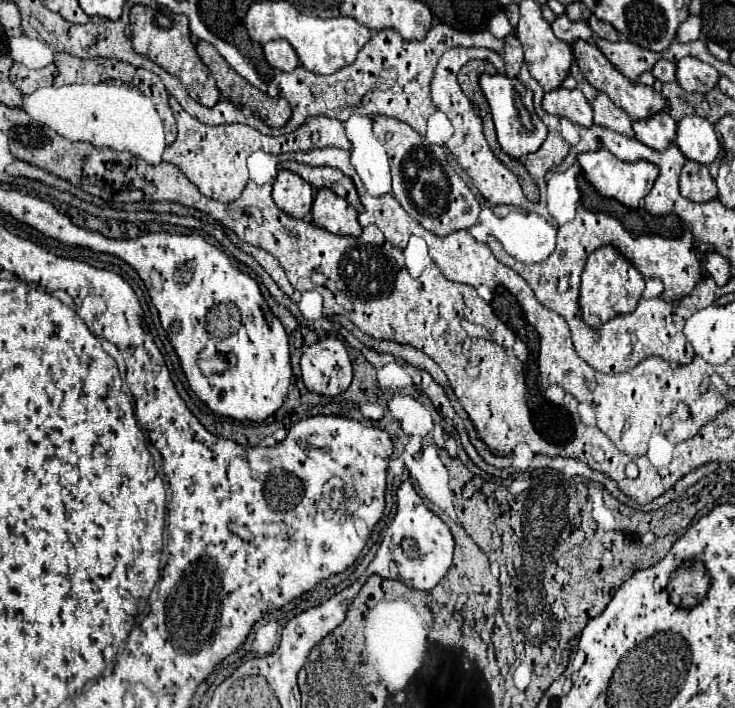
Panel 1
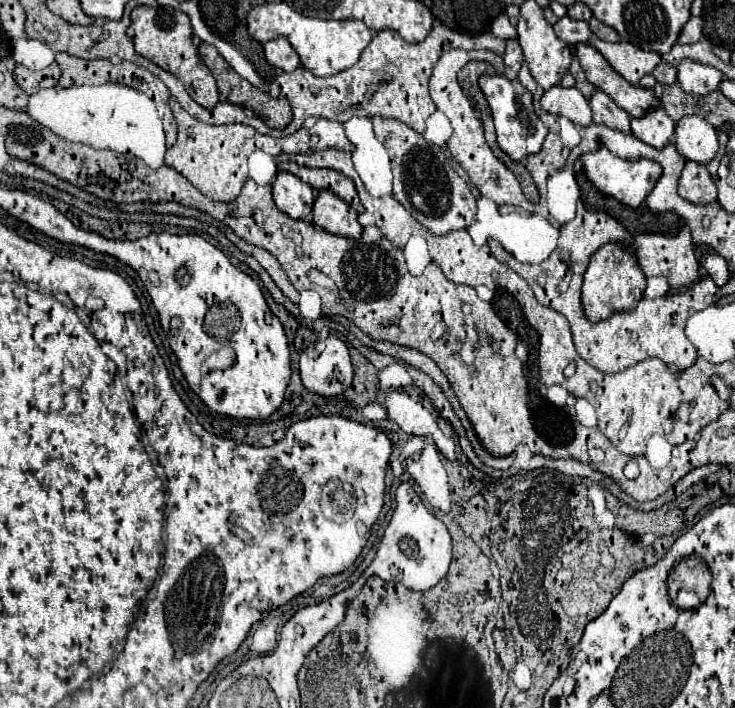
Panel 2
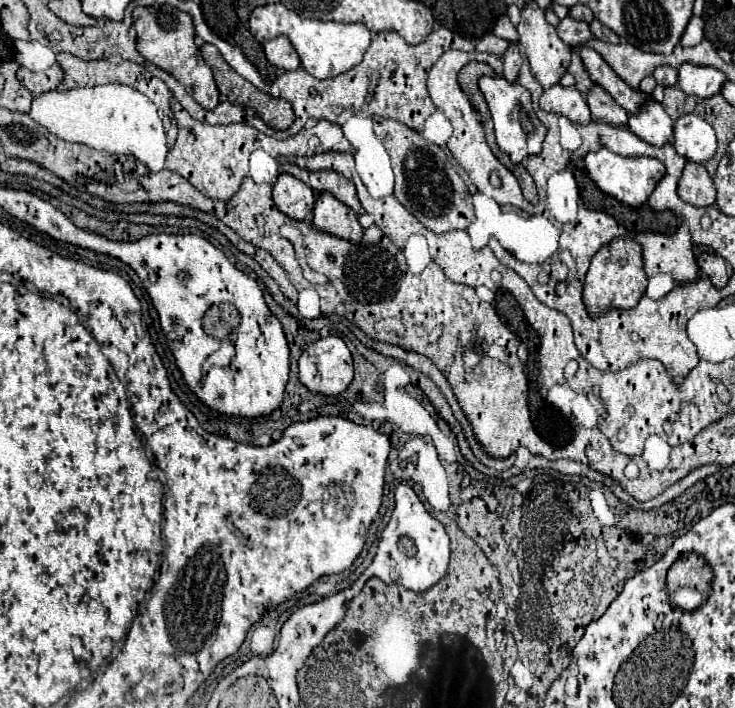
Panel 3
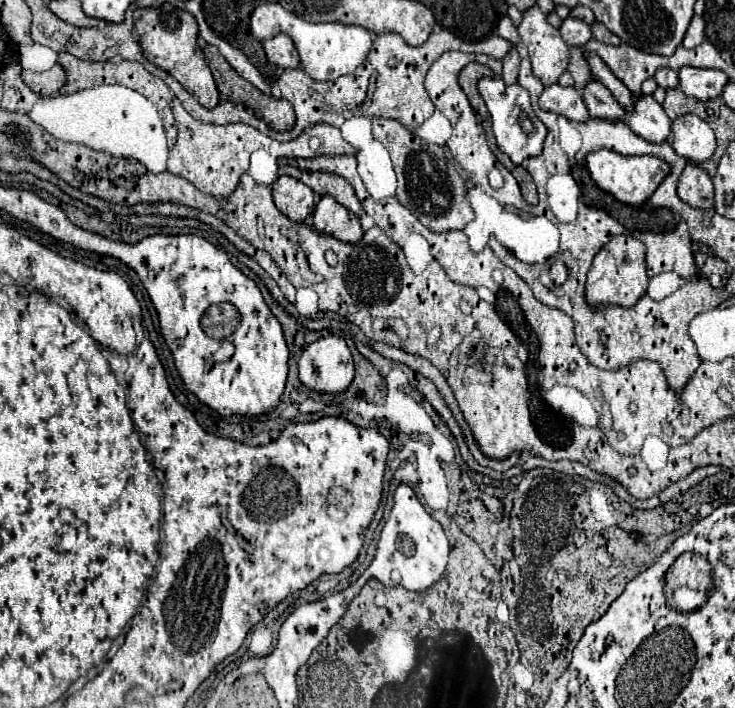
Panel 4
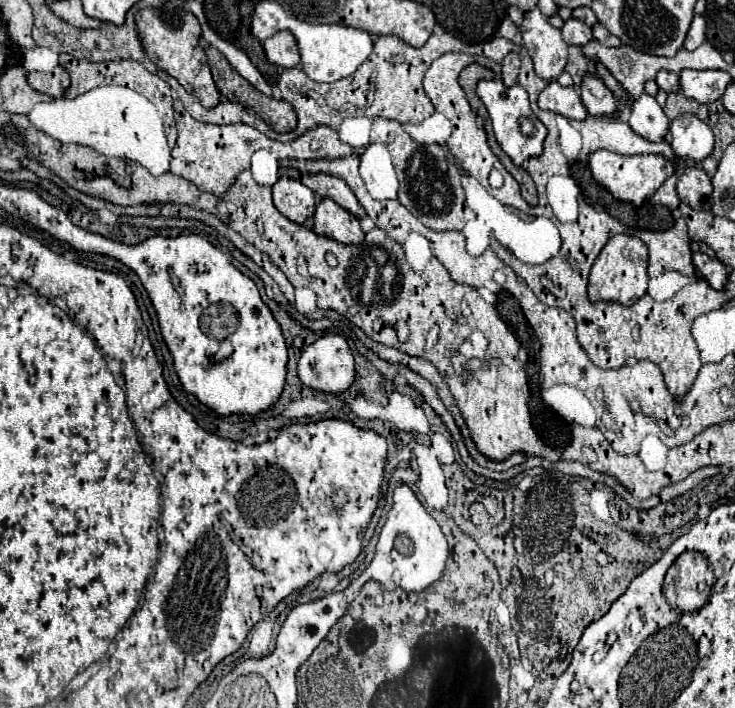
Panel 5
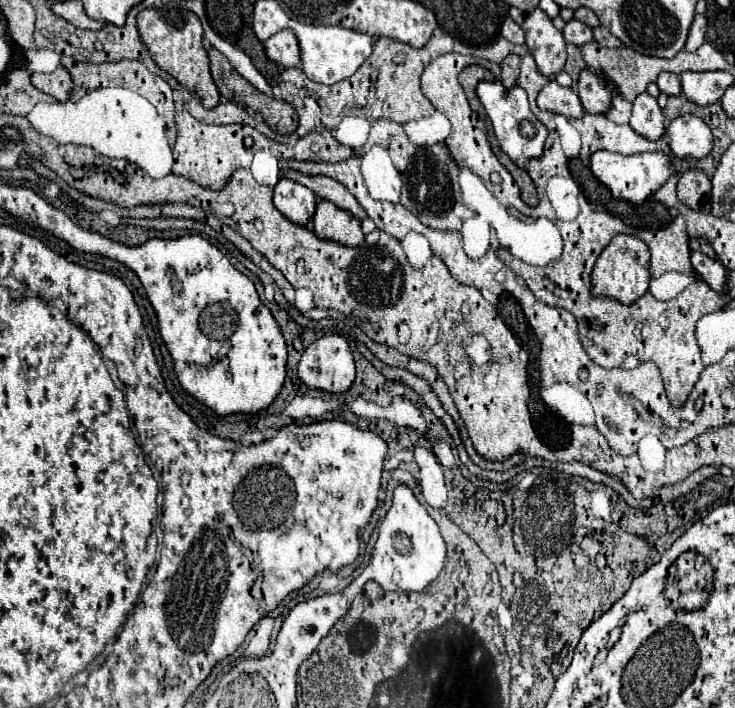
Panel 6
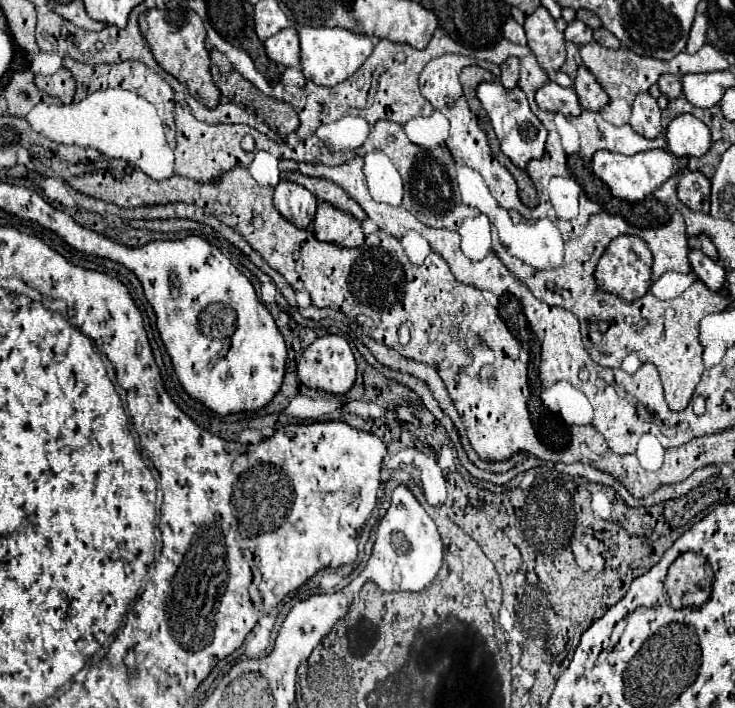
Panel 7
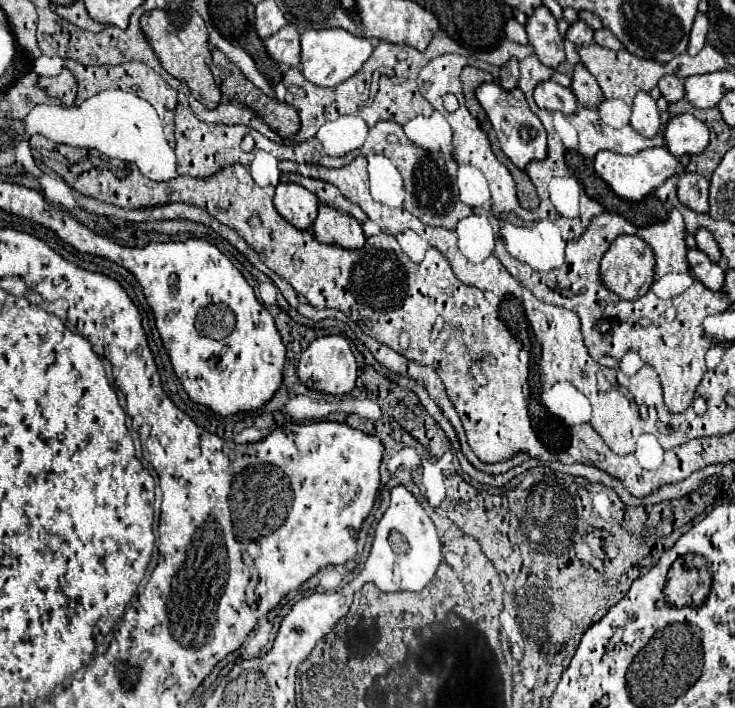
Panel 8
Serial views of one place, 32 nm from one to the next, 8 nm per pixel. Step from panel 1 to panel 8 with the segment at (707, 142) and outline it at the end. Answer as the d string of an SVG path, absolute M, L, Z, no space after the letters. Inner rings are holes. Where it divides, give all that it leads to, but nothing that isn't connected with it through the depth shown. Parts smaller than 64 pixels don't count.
M678 114L670 118L664 130L664 140L666 148L674 156L684 156L684 154L700 154L708 146L710 132L704 122L694 118L692 114Z

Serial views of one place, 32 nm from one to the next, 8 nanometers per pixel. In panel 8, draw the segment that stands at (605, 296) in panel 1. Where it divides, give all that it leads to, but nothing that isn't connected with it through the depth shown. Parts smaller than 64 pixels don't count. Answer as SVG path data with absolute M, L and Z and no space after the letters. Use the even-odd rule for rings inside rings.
M618 236L600 262L600 276L602 276L604 284L612 292L616 292L620 298L634 300L634 298L644 296L650 290L650 286L654 284L654 266L656 266L654 252L642 238Z

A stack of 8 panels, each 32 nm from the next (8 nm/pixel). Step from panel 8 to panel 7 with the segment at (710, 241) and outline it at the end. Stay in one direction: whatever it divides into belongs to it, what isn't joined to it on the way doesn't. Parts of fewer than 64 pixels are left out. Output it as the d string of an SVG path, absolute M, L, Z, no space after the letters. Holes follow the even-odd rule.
M700 232L700 234L698 234L698 240L700 240L700 250L702 250L704 254L708 254L712 260L718 260L718 250L716 250L714 242L710 240L710 236L704 234L704 232Z

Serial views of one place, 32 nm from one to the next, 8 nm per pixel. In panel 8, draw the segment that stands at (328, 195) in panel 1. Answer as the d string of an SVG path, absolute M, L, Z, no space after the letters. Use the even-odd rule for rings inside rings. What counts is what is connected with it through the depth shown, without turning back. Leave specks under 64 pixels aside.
M320 204L318 208L318 218L314 220L314 236L322 244L334 244L346 250L358 250L366 242L362 226L354 216L338 212L326 204Z

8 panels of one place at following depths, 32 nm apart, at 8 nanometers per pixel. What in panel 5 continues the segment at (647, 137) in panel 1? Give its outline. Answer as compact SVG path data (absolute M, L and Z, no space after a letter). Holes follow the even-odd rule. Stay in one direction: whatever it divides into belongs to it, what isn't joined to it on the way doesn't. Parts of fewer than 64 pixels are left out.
M642 94L638 100L632 102L632 116L628 124L642 138L650 142L660 142L664 140L670 122L658 102L652 100L648 94Z

